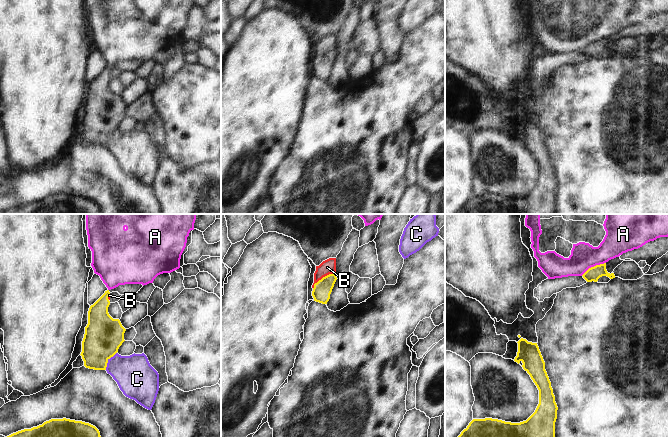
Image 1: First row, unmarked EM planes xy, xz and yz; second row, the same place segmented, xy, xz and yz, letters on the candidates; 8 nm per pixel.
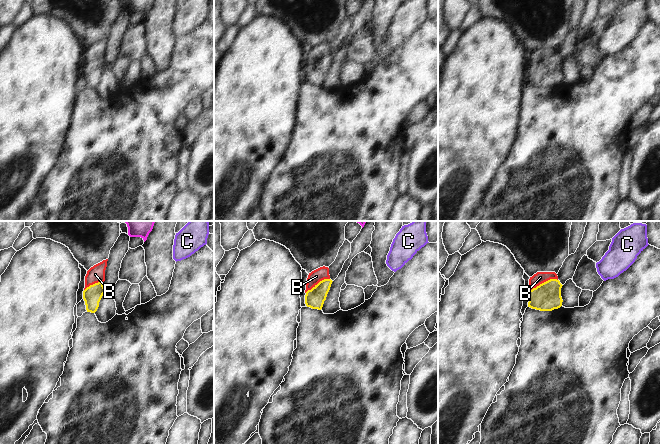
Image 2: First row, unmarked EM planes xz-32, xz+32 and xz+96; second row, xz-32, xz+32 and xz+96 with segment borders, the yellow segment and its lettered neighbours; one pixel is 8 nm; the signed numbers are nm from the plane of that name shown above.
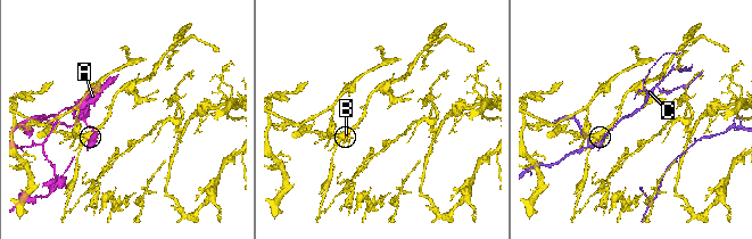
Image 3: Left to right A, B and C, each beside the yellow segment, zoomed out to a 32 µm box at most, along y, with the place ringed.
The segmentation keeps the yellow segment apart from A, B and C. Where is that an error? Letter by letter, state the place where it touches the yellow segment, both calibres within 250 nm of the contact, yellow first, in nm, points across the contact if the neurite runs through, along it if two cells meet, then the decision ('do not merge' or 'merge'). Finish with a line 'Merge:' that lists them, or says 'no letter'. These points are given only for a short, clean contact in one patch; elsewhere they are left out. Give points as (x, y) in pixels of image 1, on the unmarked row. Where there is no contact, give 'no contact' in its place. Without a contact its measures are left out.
A: yz (594, 42) | 110/220 nm | do not merge
B: xz (323, 53) | 150/120 nm | across xz (322, 65), (323, 53), (327, 43) | merge
C: xy (107, 137) | 300/300 nm | do not merge
Merge: B

